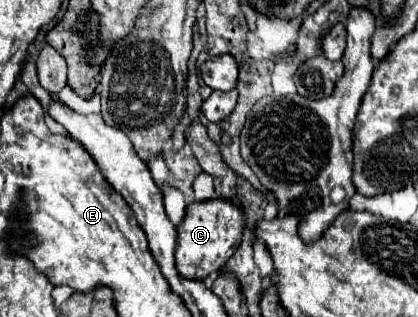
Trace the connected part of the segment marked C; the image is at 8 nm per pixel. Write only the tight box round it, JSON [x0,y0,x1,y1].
[175,198,245,280]

